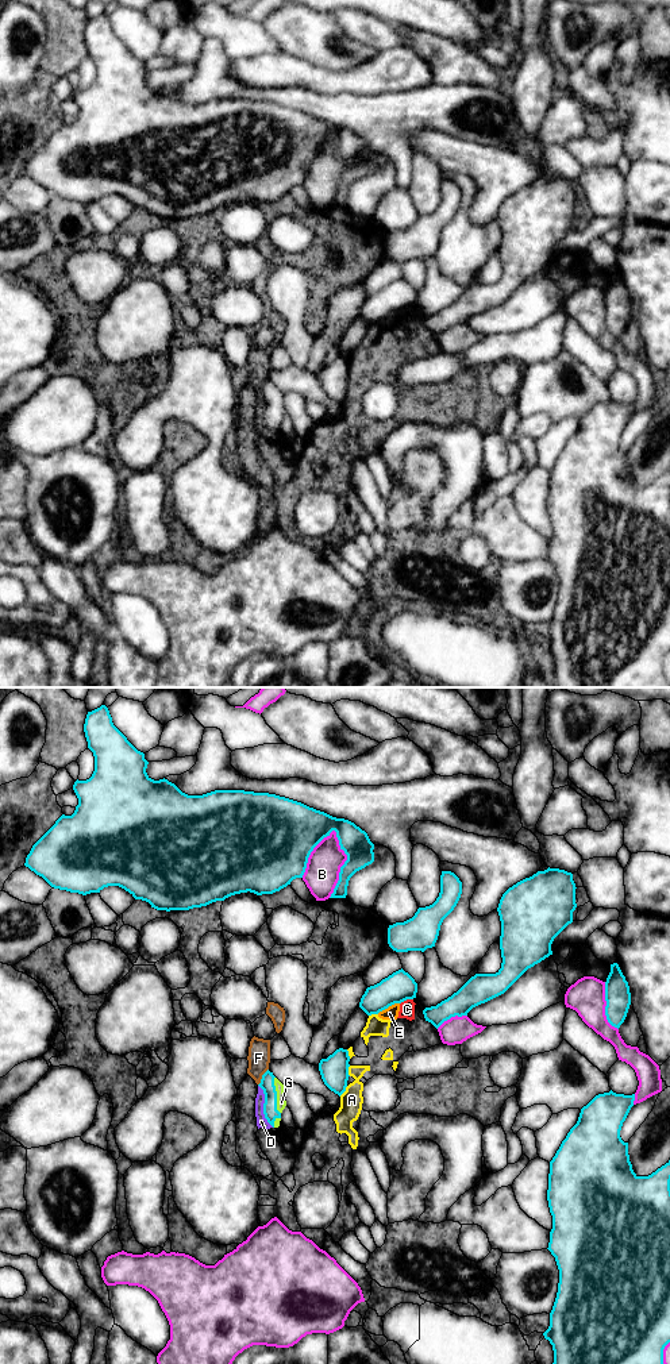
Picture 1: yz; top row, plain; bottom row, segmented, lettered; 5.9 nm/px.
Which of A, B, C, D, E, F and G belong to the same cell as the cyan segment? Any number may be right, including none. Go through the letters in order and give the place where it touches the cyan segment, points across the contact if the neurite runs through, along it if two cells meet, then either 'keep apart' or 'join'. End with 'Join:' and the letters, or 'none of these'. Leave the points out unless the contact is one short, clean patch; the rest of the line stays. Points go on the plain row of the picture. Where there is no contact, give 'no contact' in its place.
A: meets cyan in yz at (347, 380); keep apart
B: meets cyan in yz at (345, 172); keep apart
C: meets cyan in yz at (405, 308); border along yz (412, 307), (407, 307), (400, 312); keep apart
D: meets cyan in yz at (264, 415); border along yz (258, 393), (264, 403), (264, 426), (273, 435); keep apart
E: meets cyan in yz at (388, 315); border along yz (399, 311), (377, 322); keep apart
F: meets cyan in yz at (262, 385); border along yz (268, 377), (258, 393); keep apart
G: meets cyan in yz at (276, 404); border along yz (274, 385), (276, 417), (280, 422); keep apart
Join: none of these

